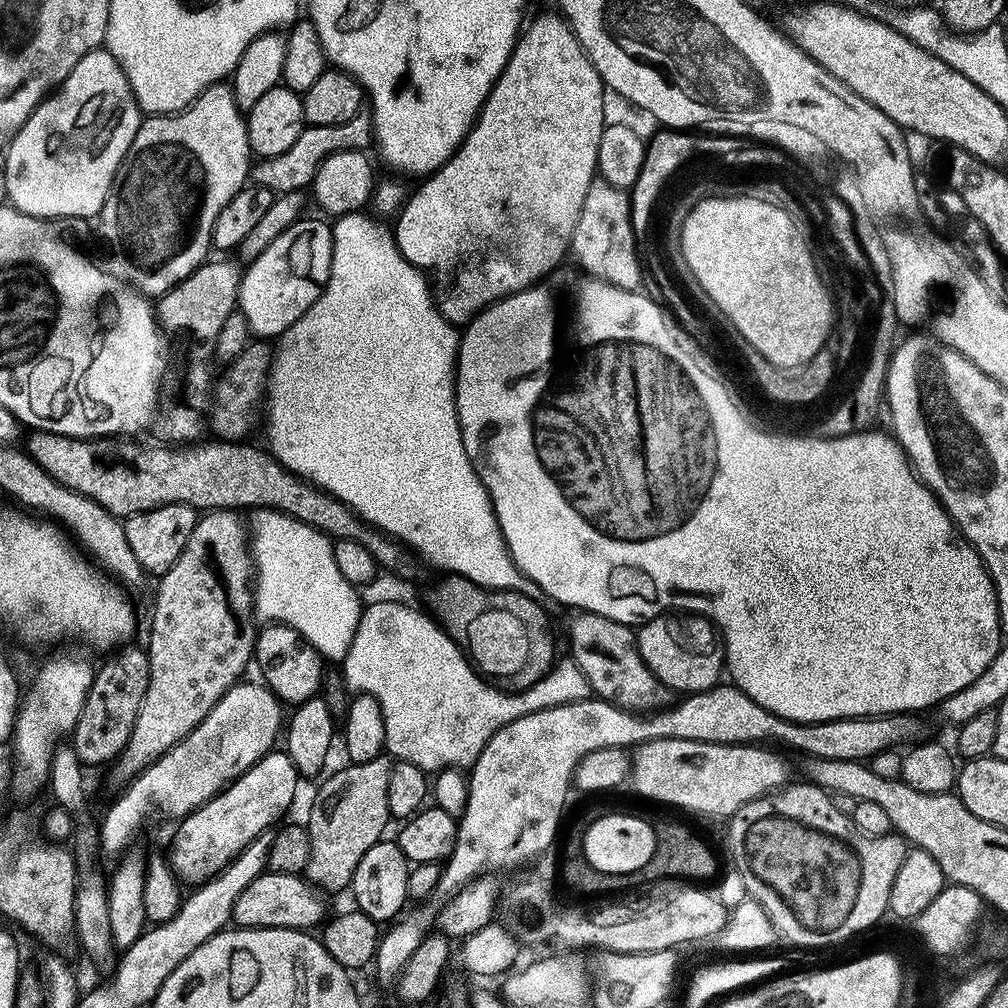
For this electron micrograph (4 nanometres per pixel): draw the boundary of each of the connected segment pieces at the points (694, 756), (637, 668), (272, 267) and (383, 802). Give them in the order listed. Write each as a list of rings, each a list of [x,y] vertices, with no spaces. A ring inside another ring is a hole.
[[[658,738],[637,744],[634,748],[634,763],[630,768],[630,784],[640,796],[657,800],[660,804],[673,804],[688,812],[705,812],[708,816],[731,818],[746,802],[775,792],[789,783],[788,764],[776,752],[767,752],[767,747],[755,744],[711,744],[682,738]]]
[[[581,611],[568,628],[568,644],[572,647],[571,659],[586,674],[593,693],[601,700],[609,700],[629,712],[648,714],[669,703],[669,689],[642,662],[636,649],[636,632],[627,624],[619,624],[605,616]]]
[[[301,218],[290,225],[266,250],[258,254],[254,263],[243,269],[240,277],[240,298],[238,310],[246,318],[246,322],[252,328],[253,333],[260,338],[279,338],[320,296],[321,285],[315,284],[308,277],[308,272],[298,265],[303,262],[307,254],[308,232],[314,231],[316,224],[307,218]]]
[[[382,754],[370,762],[349,763],[336,772],[316,792],[316,801],[308,812],[306,831],[310,842],[310,858],[303,875],[309,884],[328,892],[340,892],[351,885],[358,862],[366,850],[385,839],[390,823],[388,791],[393,761]]]

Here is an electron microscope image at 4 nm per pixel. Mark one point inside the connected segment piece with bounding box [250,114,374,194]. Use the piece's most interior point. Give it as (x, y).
(292, 171)

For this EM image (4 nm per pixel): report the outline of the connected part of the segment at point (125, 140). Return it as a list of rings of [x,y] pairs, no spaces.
[[[107,50],[87,52],[55,91],[41,100],[8,144],[2,175],[6,178],[11,207],[39,220],[59,221],[64,218],[60,216],[99,217],[120,163],[130,150],[130,142],[134,142],[134,134],[138,134],[141,119],[142,109],[112,53]]]

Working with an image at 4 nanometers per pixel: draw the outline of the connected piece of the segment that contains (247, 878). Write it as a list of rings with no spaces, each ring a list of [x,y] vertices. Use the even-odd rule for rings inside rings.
[[[267,839],[251,840],[247,848],[231,860],[227,868],[219,874],[207,879],[195,890],[183,897],[180,909],[173,920],[167,920],[164,924],[149,927],[139,938],[125,949],[123,956],[128,962],[134,962],[150,980],[163,982],[177,966],[202,942],[206,942],[215,936],[217,932],[227,929],[232,920],[232,911],[238,902],[238,898],[244,892],[244,888],[250,886],[252,880],[257,880],[265,871],[266,861],[270,855],[270,844]]]

